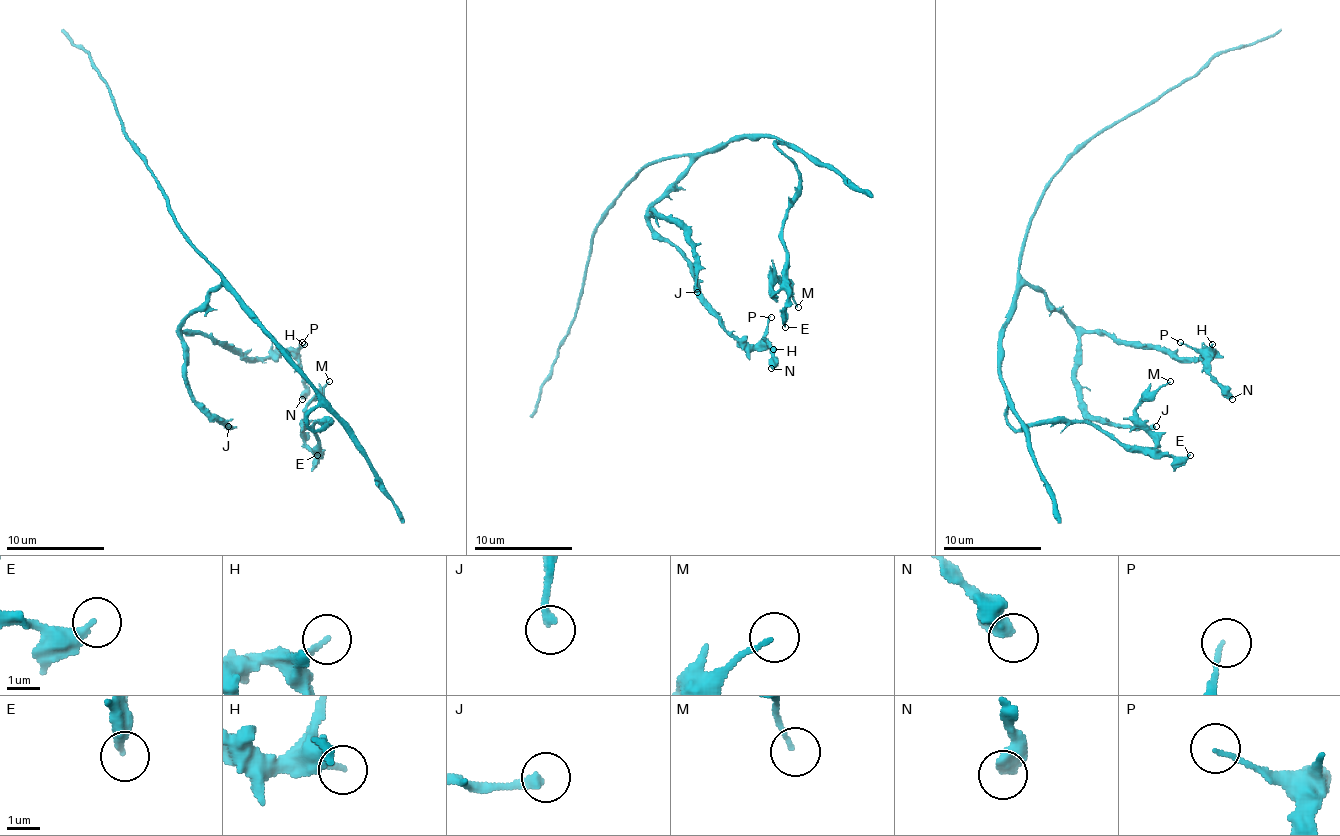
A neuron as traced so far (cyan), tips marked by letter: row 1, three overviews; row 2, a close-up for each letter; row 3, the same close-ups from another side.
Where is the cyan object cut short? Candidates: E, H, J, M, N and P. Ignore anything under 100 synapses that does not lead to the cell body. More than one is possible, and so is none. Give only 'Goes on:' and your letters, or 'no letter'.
Goes on: no letter

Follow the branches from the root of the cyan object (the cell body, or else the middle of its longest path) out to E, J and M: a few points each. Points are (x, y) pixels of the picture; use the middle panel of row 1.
E: (694, 154), (739, 137), (773, 137), (788, 144), (775, 142), (798, 172), (798, 194), (783, 226), (785, 327)
J: (694, 154), (689, 169), (650, 213), (670, 216), (684, 231), (684, 240), (694, 258), (697, 292)
M: (694, 154), (739, 137), (788, 144), (775, 147), (798, 172), (798, 194), (773, 290), (773, 272), (798, 307)

